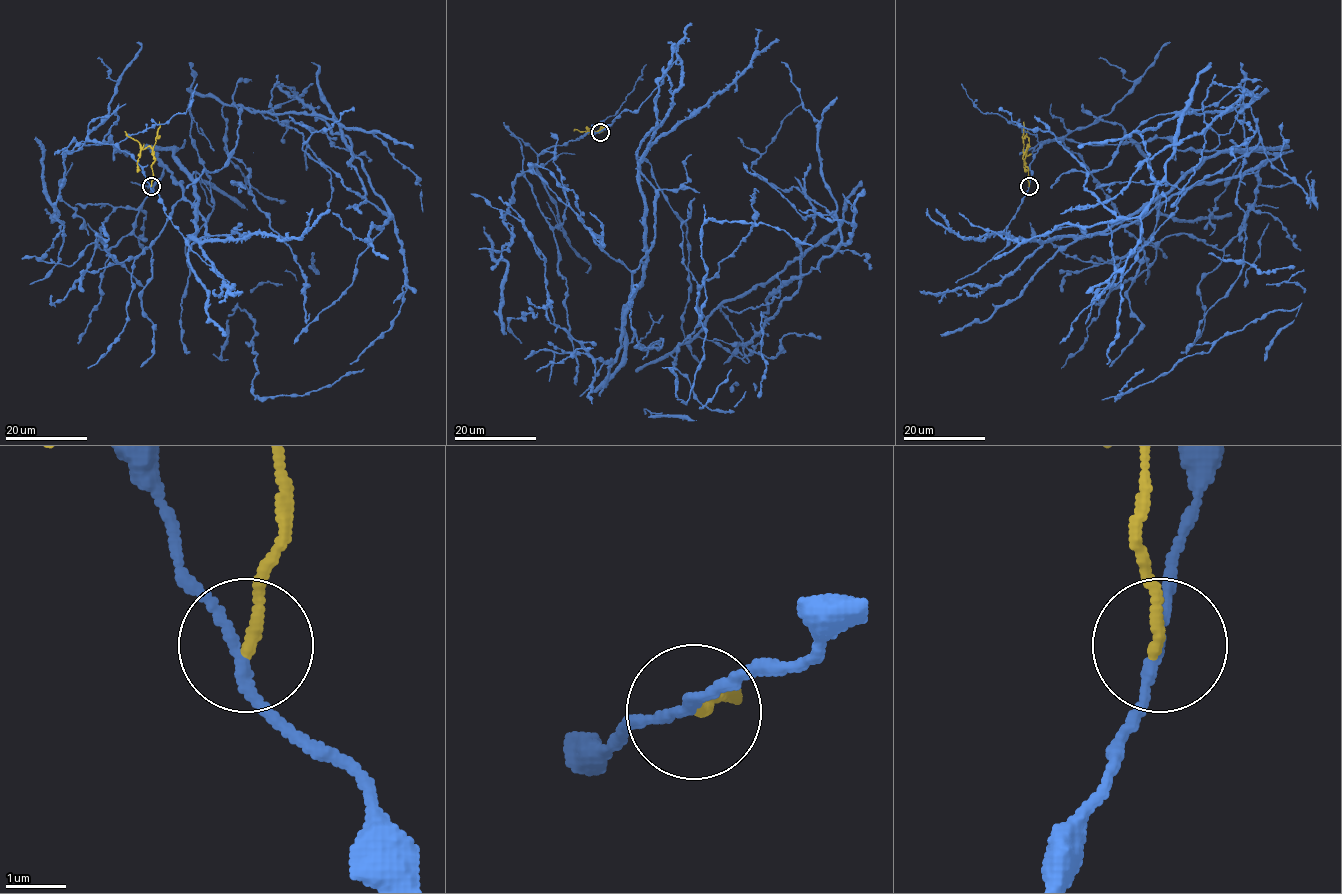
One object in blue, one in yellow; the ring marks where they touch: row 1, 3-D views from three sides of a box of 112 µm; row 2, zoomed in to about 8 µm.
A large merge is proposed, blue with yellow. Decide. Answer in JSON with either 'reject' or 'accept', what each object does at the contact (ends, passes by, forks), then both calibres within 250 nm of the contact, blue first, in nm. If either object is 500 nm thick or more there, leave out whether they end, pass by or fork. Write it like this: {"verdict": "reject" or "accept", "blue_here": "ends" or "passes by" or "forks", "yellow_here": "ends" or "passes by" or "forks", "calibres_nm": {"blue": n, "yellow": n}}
{"verdict": "reject", "blue_here": "passes by", "yellow_here": "ends", "calibres_nm": {"blue": 160, "yellow": 190}}

